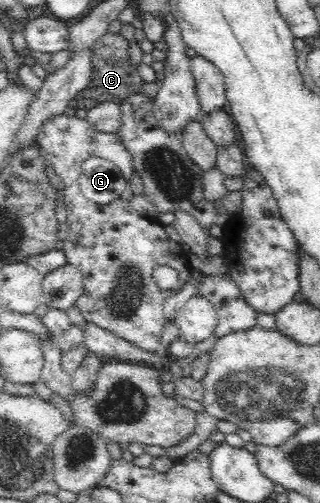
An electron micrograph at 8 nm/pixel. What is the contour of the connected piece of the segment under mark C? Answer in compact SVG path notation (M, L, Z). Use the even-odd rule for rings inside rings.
M104 34L92 47L91 80L89 84L74 98L77 108L88 111L102 102L120 103L131 94L139 93L143 79L137 69L130 64L129 42L120 34Z

